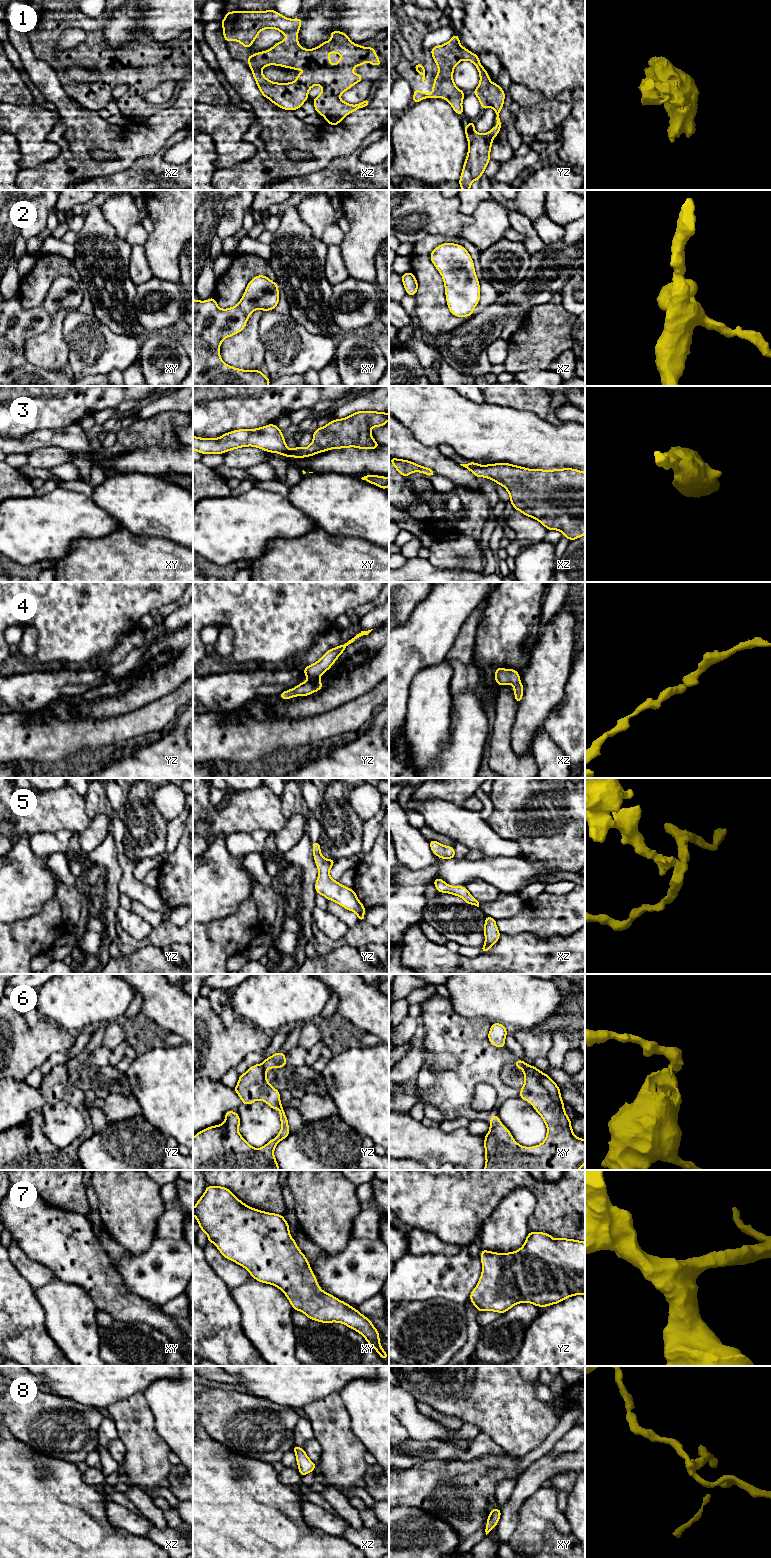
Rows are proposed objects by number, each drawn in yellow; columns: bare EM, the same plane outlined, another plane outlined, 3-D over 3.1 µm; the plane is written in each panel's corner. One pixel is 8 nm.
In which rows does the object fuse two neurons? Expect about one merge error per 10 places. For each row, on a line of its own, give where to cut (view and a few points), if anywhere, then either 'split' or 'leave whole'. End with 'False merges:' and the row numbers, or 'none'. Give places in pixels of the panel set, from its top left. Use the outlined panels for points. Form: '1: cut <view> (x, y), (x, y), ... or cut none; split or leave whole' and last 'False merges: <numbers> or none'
1: cut none; leave whole
2: cut none; leave whole
3: cut none; leave whole
4: cut none; leave whole
5: cut none; leave whole
6: cut yz (260, 1064), (265, 1076); split
7: cut none; leave whole
8: cut none; leave whole
False merges: 6

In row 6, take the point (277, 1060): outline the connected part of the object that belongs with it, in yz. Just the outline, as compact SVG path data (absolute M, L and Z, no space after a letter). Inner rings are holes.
M277 1052L274 1055L266 1058L261 1064L263 1067L264 1075L267 1076L266 1072L269 1068L281 1068L287 1065L288 1063L285 1061L285 1057L286 1054Z

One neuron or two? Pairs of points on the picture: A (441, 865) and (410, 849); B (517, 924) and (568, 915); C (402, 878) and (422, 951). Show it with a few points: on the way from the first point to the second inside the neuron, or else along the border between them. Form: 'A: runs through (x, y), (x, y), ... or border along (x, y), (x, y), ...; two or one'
A: runs through (433, 861), (418, 855); one
B: runs through (530, 921), (539, 919), (542, 916), (555, 915); one
C: border along (416, 924), (411, 924), (406, 929), (401, 941); two

